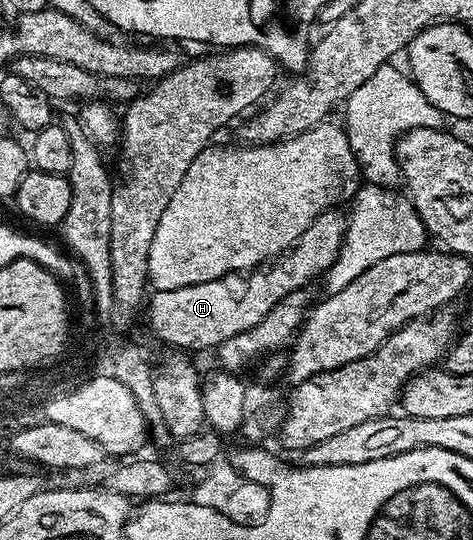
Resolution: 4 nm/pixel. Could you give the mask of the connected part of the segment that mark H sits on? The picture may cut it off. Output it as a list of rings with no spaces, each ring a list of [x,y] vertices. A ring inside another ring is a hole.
[[[334,211],[321,212],[295,244],[265,266],[255,266],[247,272],[230,272],[227,276],[212,282],[200,282],[196,286],[155,291],[150,300],[151,330],[164,343],[175,344],[178,347],[175,349],[191,353],[201,348],[216,350],[228,342],[228,338],[236,338],[236,334],[244,334],[244,330],[252,330],[252,326],[263,320],[287,294],[303,289],[306,280],[313,276],[321,277],[336,262],[348,238],[345,214]]]

